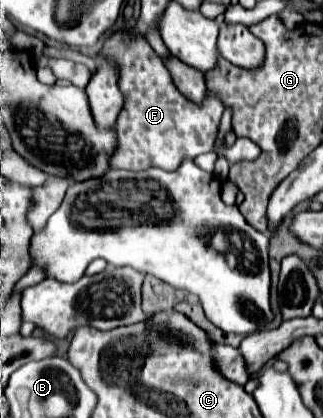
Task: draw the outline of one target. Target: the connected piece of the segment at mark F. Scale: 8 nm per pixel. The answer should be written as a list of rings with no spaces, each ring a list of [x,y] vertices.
[[[132,28],[112,32],[98,56],[118,62],[118,86],[124,94],[124,108],[114,126],[118,150],[114,150],[114,158],[110,158],[112,168],[146,170],[158,166],[162,170],[176,170],[182,160],[196,158],[214,148],[224,112],[218,94],[206,90],[206,102],[202,102],[202,106],[184,98],[174,86],[162,59],[144,38],[134,38]]]

